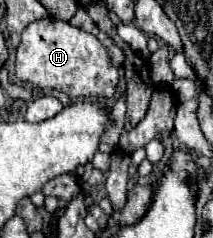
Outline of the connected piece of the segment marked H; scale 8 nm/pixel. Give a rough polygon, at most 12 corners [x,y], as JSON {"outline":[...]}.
{"outline":[[28,24],[16,76],[72,98],[112,98],[118,70],[94,34]]}

